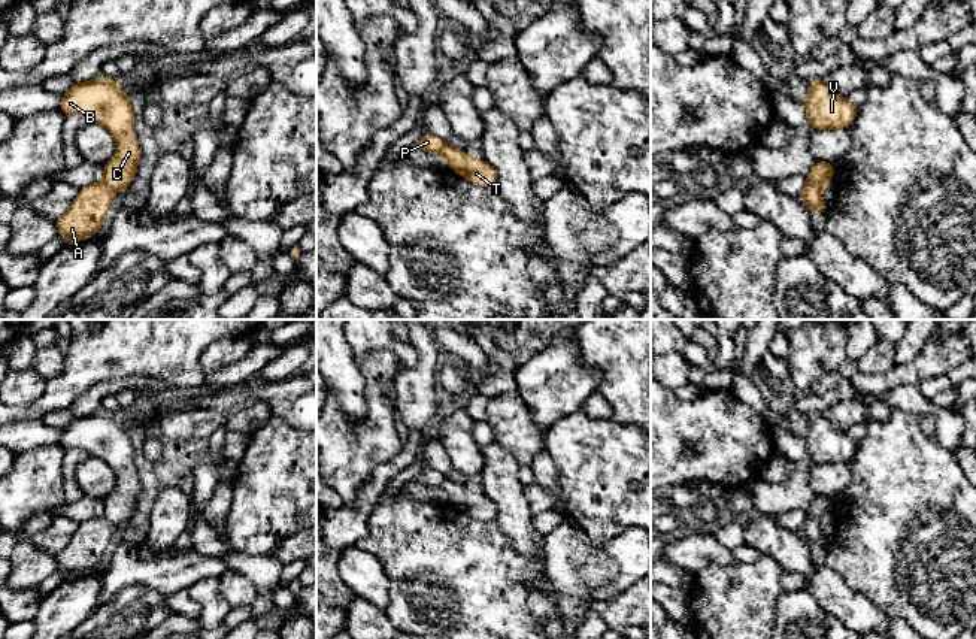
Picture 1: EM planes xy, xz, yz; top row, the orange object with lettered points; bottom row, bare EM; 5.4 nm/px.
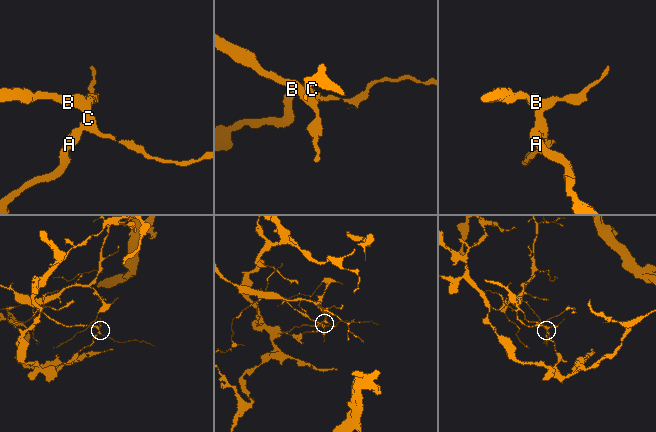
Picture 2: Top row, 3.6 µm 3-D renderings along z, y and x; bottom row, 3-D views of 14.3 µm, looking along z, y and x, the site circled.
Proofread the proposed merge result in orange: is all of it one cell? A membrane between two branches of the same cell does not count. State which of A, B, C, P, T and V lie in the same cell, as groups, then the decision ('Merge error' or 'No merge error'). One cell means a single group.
Groups: A P / B C T V. Merge error

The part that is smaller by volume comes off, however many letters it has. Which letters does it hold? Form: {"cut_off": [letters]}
{"cut_off": ["B", "C", "T", "V"]}

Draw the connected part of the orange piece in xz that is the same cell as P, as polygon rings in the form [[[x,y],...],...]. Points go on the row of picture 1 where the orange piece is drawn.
[[[427,133],[421,139],[418,139],[418,142],[415,145],[418,148],[421,148],[422,151],[425,151],[427,154],[440,155],[443,148],[446,146],[446,140],[443,140],[431,133]]]

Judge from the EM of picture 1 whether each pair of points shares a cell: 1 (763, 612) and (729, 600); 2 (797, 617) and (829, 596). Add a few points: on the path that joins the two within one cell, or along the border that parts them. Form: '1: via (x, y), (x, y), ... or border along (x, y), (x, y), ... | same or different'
1: via (754, 609), (751, 606), (737, 606) | same
2: border along (809, 588), (817, 602), (842, 623) | different

